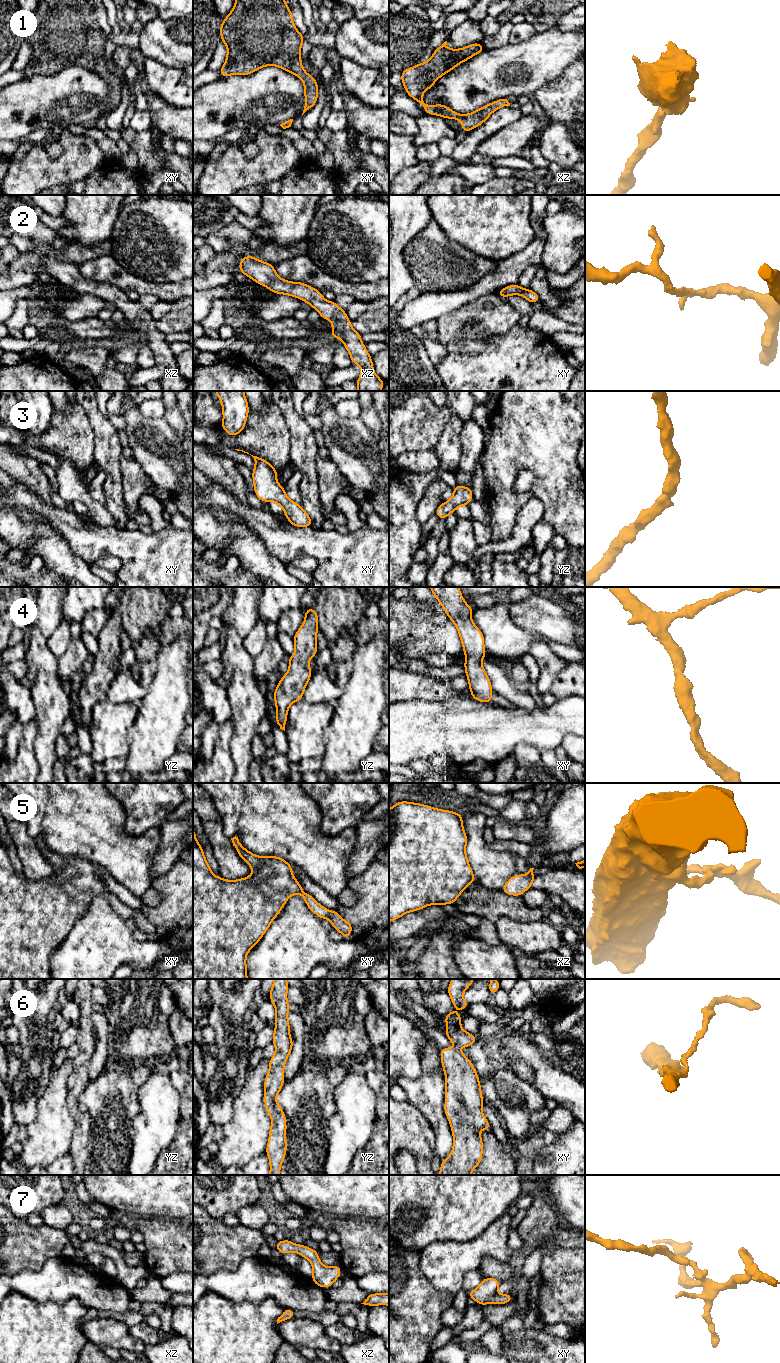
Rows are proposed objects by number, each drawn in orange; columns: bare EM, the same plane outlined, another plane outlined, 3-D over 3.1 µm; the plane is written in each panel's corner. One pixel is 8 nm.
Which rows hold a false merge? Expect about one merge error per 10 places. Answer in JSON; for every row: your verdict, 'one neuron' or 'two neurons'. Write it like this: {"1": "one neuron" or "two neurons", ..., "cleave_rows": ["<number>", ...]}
{"1": "one neuron", "2": "one neuron", "3": "one neuron", "4": "one neuron", "5": "one neuron", "6": "one neuron", "7": "one neuron", "cleave_rows": []}

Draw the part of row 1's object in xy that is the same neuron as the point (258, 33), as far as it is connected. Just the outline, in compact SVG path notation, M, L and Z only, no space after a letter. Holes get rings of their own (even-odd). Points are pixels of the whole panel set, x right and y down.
M236 0L232 11L221 21L221 42L227 45L225 63L219 70L221 77L251 74L265 66L277 66L304 82L306 99L302 115L318 100L318 83L308 74L301 62L304 36L296 29L290 8L284 0Z

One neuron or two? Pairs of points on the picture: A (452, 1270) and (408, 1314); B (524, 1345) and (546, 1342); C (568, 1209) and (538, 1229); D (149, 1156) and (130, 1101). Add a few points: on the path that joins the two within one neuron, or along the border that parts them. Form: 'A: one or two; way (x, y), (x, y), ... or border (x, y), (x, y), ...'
A: two; border (420, 1269), (434, 1287), (450, 1292), (453, 1295)
B: one; way (529, 1345), (541, 1345)
C: two; border (544, 1196), (551, 1203), (558, 1217), (574, 1229)
D: two; border (138, 1093), (139, 1111), (133, 1120), (132, 1139)

